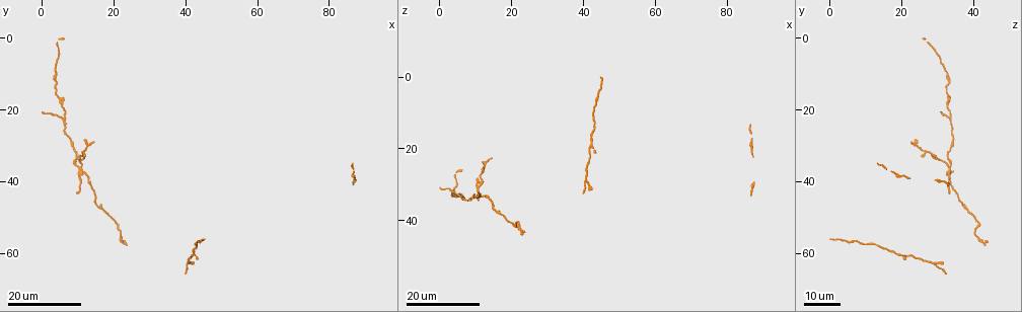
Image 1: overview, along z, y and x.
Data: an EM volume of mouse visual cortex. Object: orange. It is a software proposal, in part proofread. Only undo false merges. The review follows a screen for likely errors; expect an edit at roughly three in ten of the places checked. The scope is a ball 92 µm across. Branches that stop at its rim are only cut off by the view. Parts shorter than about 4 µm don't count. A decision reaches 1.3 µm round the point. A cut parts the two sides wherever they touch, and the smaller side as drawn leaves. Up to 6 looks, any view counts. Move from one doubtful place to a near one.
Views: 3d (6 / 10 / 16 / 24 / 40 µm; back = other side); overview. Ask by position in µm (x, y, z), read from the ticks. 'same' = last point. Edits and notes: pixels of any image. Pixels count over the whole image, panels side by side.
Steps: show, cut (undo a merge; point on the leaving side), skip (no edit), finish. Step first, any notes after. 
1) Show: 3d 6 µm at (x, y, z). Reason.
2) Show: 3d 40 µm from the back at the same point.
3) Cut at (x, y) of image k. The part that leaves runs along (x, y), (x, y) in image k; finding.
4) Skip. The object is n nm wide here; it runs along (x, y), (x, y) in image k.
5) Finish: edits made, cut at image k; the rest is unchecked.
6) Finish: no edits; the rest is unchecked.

Show: 3d 16 µm at (11.0, 36.5, 33.0). Three-way junction.

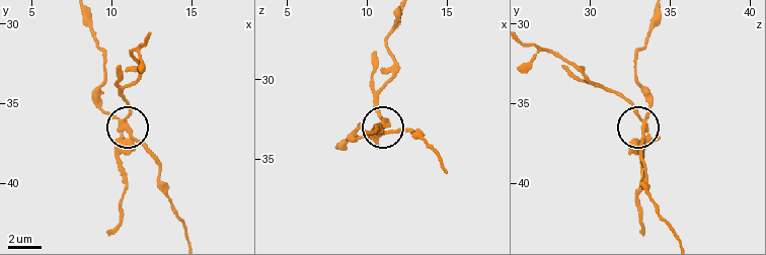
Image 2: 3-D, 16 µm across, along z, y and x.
Show: 3d 6 µm at (10.8, 36.1, 33.4).

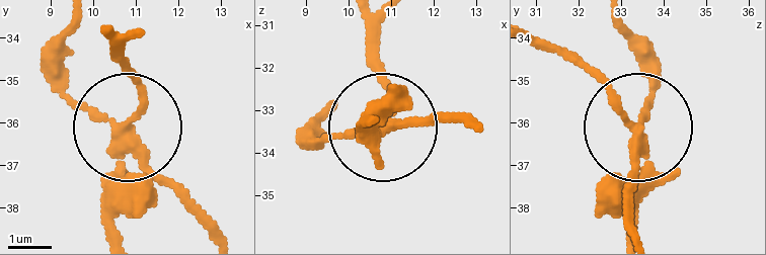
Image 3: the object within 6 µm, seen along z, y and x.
Cut at (128, 200) of image 3. The side arm is 15 µm long; the part that leaves runs along (638, 135), (584, 73), (529, 44) in image 3; a second cell is stuck on.

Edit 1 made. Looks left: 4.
Show: 3d 24 µm at (6.5, 22.5, 33.0). Three-way junction.

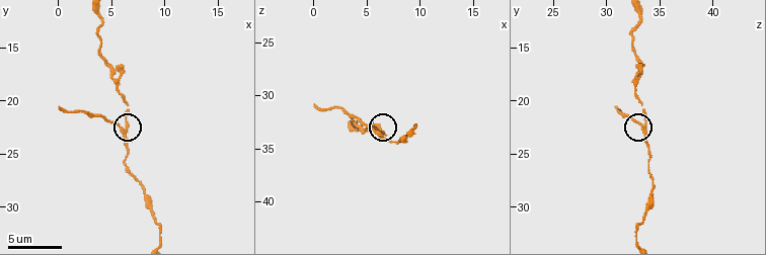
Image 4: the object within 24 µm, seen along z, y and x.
Show: 3d 10 µm at (6.2, 22.6, 33.6).

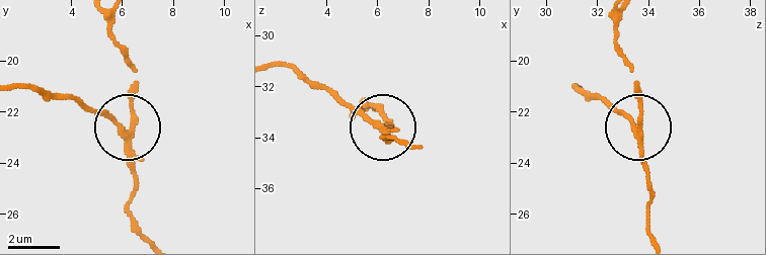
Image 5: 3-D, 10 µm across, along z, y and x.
Show: 3d 6 µm at (6.1, 22.6, 33.6).

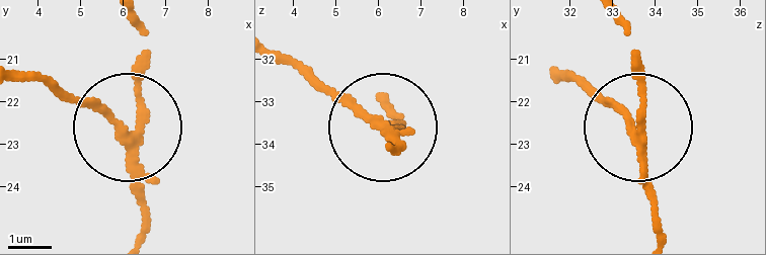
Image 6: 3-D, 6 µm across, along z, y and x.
Cut at (99, 105) of image 6. The part that leaves runs along (135, 153), (112, 123), (25, 80) in image 6; two cells meet here.

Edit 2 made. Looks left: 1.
Finish: edits made, cut at image 3, cut at image 6; the rest is unchecked.

